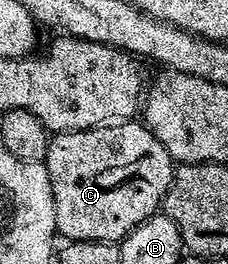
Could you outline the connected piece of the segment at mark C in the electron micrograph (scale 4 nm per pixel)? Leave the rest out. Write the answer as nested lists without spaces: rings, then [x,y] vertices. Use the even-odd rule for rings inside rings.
[[[137,119],[50,136],[43,164],[51,179],[58,234],[69,241],[114,243],[162,208],[175,168],[163,143]]]

